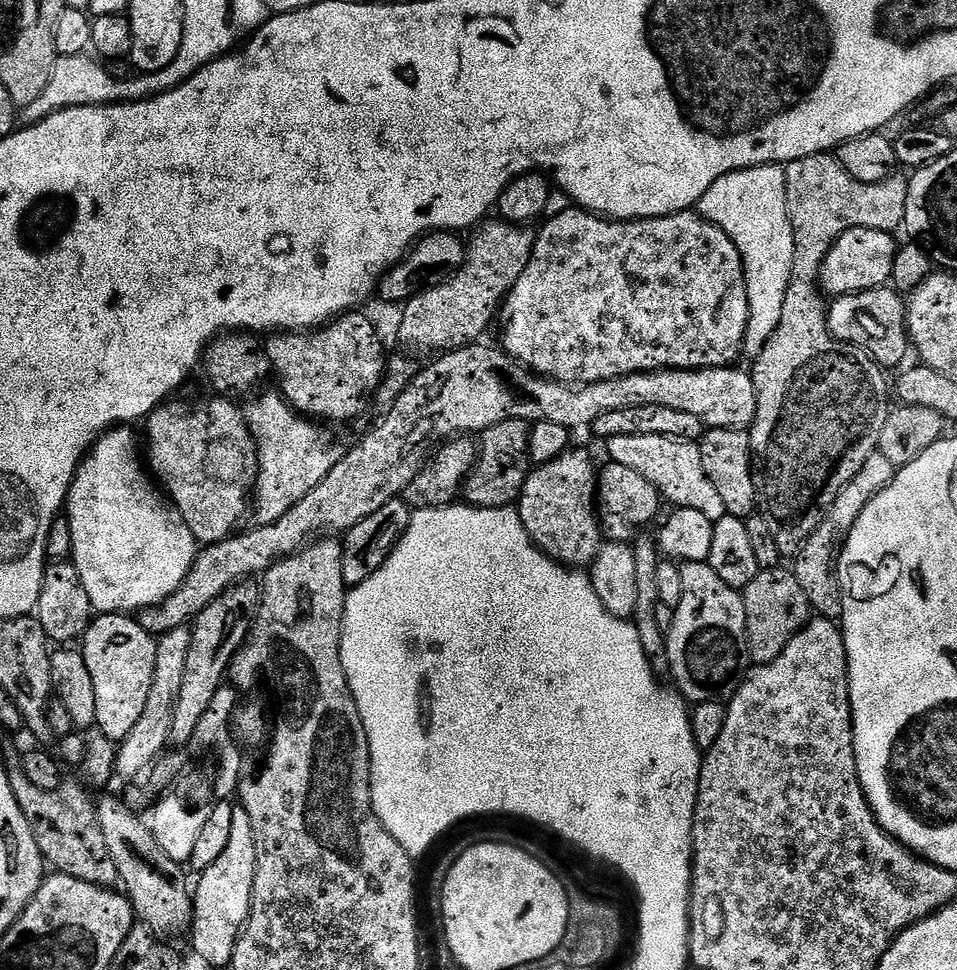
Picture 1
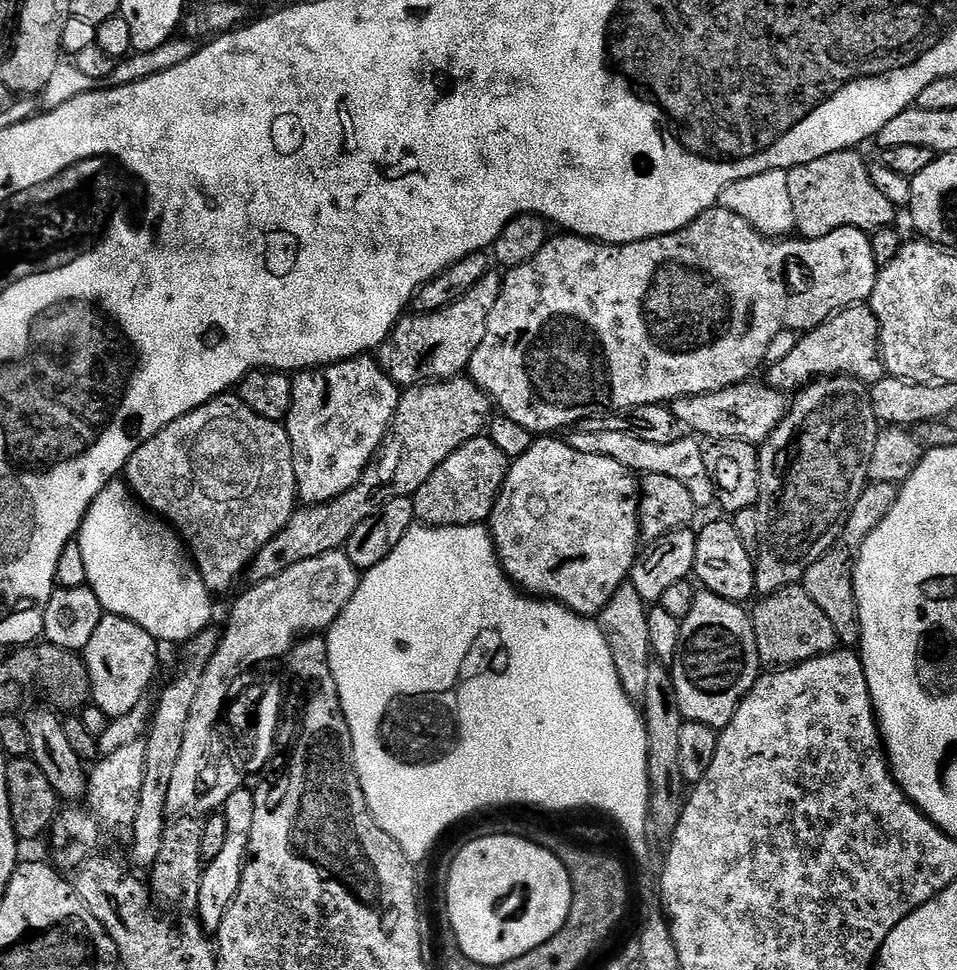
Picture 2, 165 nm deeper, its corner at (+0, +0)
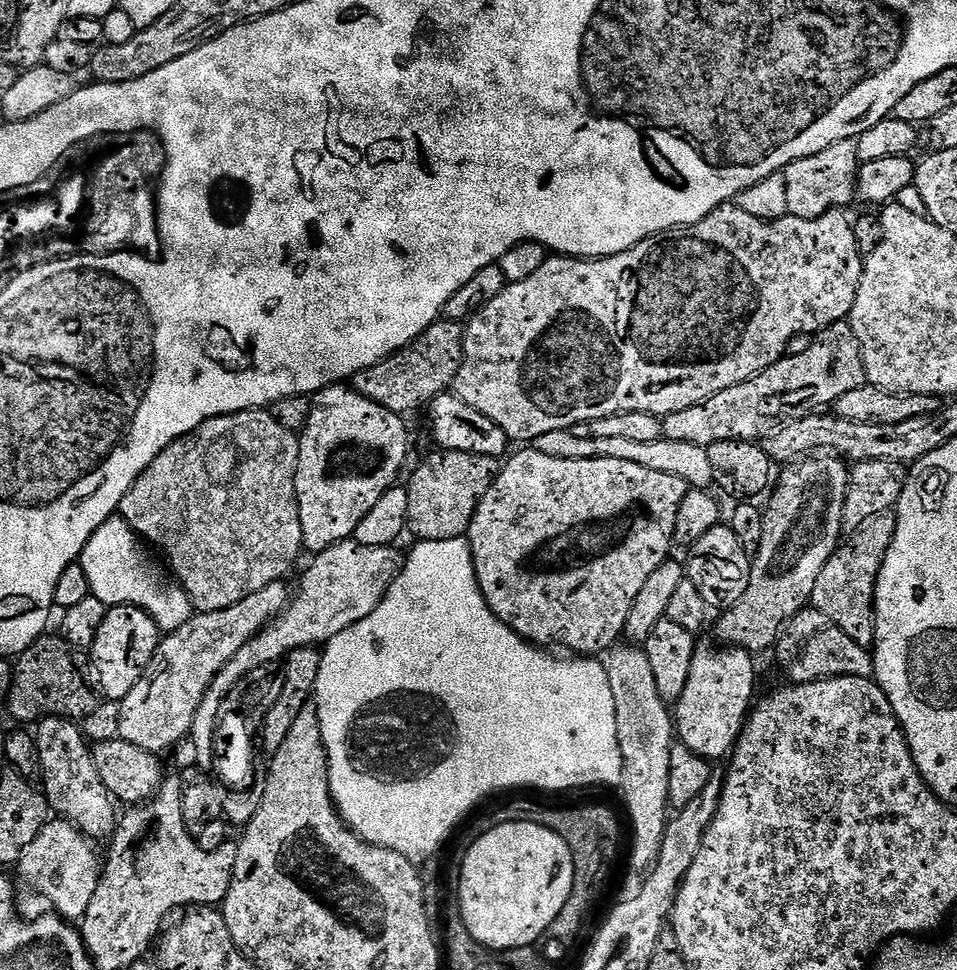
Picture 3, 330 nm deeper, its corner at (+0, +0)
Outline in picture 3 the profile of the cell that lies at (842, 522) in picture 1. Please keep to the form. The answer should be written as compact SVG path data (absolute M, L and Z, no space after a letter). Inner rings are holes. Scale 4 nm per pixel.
M895 511L874 514L874 518L864 522L841 543L826 566L822 566L822 574L818 574L818 583L814 585L811 607L826 614L838 630L843 630L863 648L871 649L876 643L876 583L895 533Z

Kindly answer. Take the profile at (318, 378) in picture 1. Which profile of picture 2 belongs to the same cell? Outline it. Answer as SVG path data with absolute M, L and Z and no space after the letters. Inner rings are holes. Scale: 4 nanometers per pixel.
M368 354L327 364L324 368L310 368L292 376L292 405L286 427L294 454L296 495L305 505L330 502L358 483L364 469L377 459L384 437L392 427L401 395L401 389L380 367L379 359Z

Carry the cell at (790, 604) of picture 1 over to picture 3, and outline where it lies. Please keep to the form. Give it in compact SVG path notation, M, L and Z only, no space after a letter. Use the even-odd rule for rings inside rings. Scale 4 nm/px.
M811 606L803 608L794 618L784 623L774 645L776 660L789 676L793 685L809 684L815 680L829 680L831 676L857 676L869 678L874 672L874 656L871 651L854 642L843 630L838 630L826 614Z

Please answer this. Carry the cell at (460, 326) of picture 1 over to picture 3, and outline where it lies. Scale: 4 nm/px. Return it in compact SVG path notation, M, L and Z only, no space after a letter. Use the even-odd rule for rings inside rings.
M439 319L432 324L414 342L410 342L402 350L398 350L393 356L388 356L381 364L376 364L372 368L367 368L364 372L359 372L352 377L351 387L356 389L358 394L370 398L370 402L378 402L378 406L386 406L386 410L409 414L427 409L432 401L438 396L443 396L455 385L456 375L462 362L464 353L464 324L455 320Z

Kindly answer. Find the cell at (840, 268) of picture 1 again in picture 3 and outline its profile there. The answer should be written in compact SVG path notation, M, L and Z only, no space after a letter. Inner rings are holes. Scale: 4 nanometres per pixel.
M729 202L719 204L698 222L672 228L668 232L657 232L655 236L638 242L617 256L581 258L549 255L530 278L509 283L502 294L494 298L494 302L486 302L486 306L482 306L482 310L478 310L464 324L464 353L456 375L454 395L466 402L466 406L474 406L478 414L486 414L486 418L498 425L512 442L534 442L542 434L550 434L550 430L571 430L575 424L590 422L594 418L606 418L619 412L649 412L663 418L678 410L698 406L698 402L708 401L714 398L714 394L730 390L730 386L753 380L759 372L765 372L783 360L787 343L795 335L803 332L815 334L851 317L854 298L858 298L858 286L862 282L866 256L860 251L854 220L848 214L843 208L831 208L818 218L786 215L777 220L763 220L754 218L754 214L746 214L746 210L739 208L735 202Z

